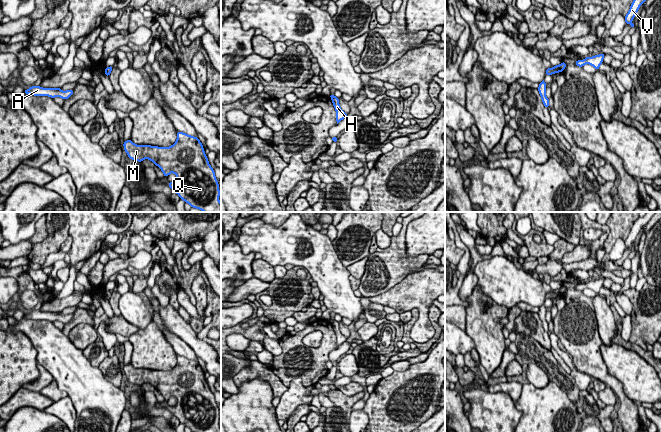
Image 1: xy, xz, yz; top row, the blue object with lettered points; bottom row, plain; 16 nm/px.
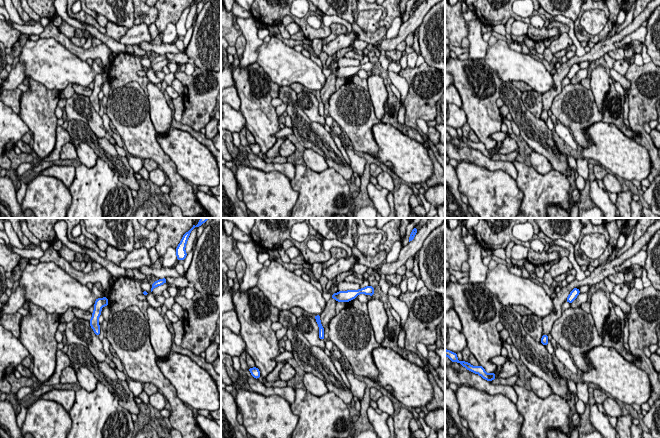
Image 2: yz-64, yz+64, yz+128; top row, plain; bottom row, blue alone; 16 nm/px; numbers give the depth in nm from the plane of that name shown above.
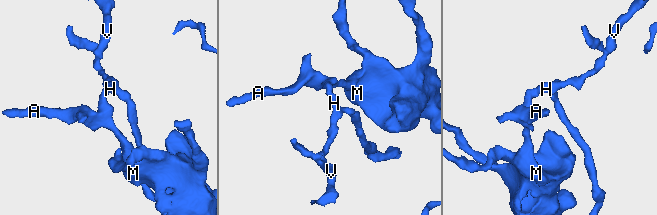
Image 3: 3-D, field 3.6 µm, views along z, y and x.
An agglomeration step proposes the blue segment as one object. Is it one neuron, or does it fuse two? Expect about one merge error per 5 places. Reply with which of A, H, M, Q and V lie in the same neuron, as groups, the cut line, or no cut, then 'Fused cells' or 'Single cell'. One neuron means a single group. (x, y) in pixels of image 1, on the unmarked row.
Groups: A M Q / H V. Split along yz (553, 291), (558, 295). Fused cells

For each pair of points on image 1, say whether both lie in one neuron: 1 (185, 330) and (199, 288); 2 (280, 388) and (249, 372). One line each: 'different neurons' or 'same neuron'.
1: different neurons
2: same neuron

